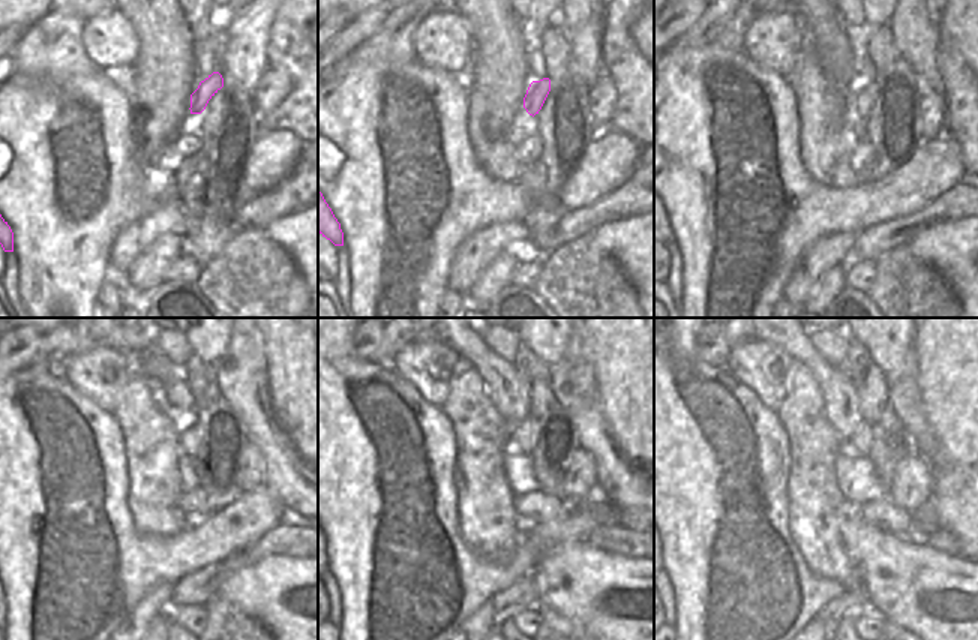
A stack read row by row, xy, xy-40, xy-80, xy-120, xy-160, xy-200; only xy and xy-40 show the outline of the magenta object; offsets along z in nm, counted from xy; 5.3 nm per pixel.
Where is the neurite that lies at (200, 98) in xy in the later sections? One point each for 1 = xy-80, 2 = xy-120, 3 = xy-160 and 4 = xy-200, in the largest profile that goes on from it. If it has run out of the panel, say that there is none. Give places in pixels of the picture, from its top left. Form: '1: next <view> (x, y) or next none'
1: next xy-80 (863, 95)
2: next xy-120 (188, 430)
3: next xy-160 (524, 435)
4: next xy-200 (860, 442)

